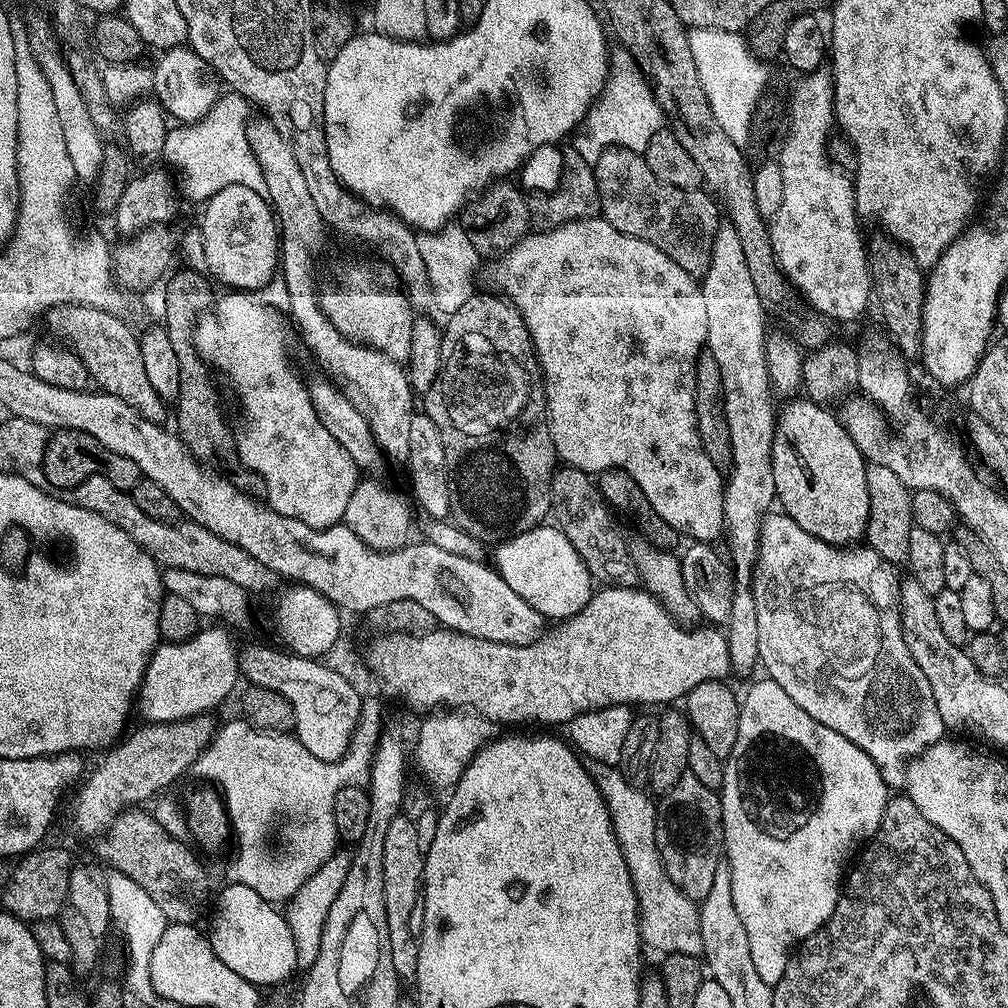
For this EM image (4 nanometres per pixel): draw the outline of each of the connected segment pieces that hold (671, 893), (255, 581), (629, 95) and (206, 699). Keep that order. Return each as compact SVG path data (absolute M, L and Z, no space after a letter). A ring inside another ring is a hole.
M593 763L590 771L596 779L598 790L604 796L622 858L626 858L626 870L634 882L643 947L653 948L659 954L699 957L704 951L700 933L700 909L697 901L686 898L682 890L670 882L670 874L666 874L662 866L662 854L658 854L656 841L657 801L652 801L653 797L643 787L630 783L619 767Z
M101 476L86 478L76 488L71 489L70 499L73 504L82 506L94 514L102 514L114 526L118 526L142 546L160 565L161 569L177 568L178 570L193 571L194 574L214 575L217 578L228 578L236 582L249 594L264 592L278 583L275 572L258 562L246 550L242 550L234 542L226 542L218 534L206 530L200 524L194 524L184 518L175 523L164 523L150 518L134 502L131 494L123 492L114 482L106 482Z
M627 50L613 51L610 56L610 75L604 83L604 91L594 101L584 123L571 137L571 147L582 154L587 164L595 166L598 158L608 148L628 148L631 152L643 154L650 138L665 123L666 117L656 105L656 95L647 76L640 71L635 58Z
M201 627L195 636L177 644L161 642L146 666L138 693L138 716L148 724L173 724L192 716L211 713L236 688L240 662L237 649L232 649L232 636L227 627Z

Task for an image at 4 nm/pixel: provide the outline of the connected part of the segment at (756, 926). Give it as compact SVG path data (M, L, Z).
M761 678L757 684L750 685L748 693L740 700L738 742L734 742L734 750L730 750L727 760L723 761L723 766L724 781L718 790L718 795L724 824L723 855L730 866L730 880L734 886L734 906L738 910L738 918L742 918L746 938L750 938L750 955L758 970L758 978L762 978L762 982L775 986L782 978L782 974L786 974L788 957L792 955L797 945L807 936L816 933L828 921L830 914L834 914L834 906L840 901L842 895L842 881L845 879L846 869L853 857L880 829L882 814L890 799L890 789L888 783L882 778L878 766L874 766L874 758L870 758L866 750L854 746L850 738L842 738L842 734L830 730L830 726L822 726L822 722L810 718L810 714L806 714L806 710L802 710L802 706L798 706L798 702L794 702L794 698L790 698L790 694L786 694L786 690L778 686L778 682L767 678Z

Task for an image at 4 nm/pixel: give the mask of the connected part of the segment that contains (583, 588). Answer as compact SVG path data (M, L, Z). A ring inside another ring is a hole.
M555 526L531 528L499 545L494 567L500 577L526 602L542 610L549 621L559 622L578 614L594 594L594 581L578 550ZM593 587L593 588L592 588ZM552 619L552 620L551 620Z

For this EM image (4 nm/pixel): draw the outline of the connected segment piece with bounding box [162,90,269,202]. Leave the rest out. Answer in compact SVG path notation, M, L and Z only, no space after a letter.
M230 90L226 95L223 93L217 97L214 106L202 119L169 129L162 158L164 162L181 169L178 186L183 197L206 202L218 189L239 184L268 200L266 178L262 177L261 167L248 142L250 111L248 100Z

